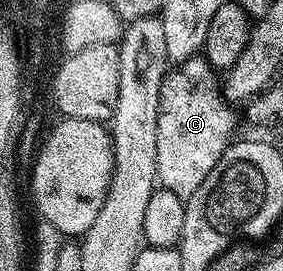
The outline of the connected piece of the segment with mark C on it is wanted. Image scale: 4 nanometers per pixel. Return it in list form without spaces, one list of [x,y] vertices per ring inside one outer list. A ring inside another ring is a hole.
[[[189,77],[167,79],[161,88],[157,116],[157,180],[160,188],[187,199],[199,191],[199,183],[219,163],[234,140],[237,117],[215,84],[200,85]]]

